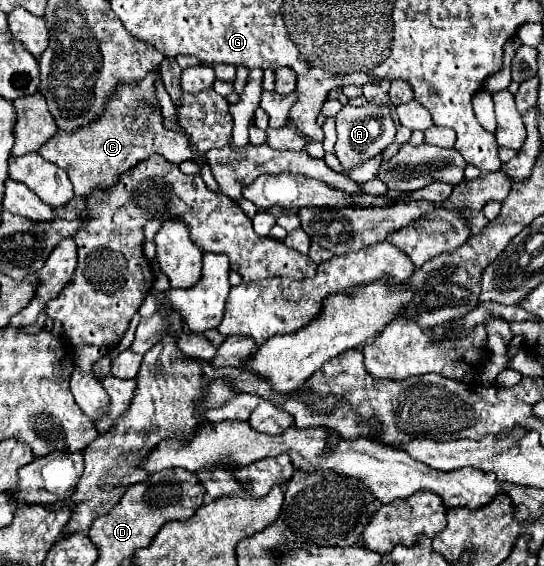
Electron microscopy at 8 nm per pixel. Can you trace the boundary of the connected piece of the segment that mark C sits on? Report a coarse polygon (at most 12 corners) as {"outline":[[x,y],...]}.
{"outline":[[156,71],[120,83],[100,119],[40,155],[90,195],[152,153],[192,159],[162,127]]}

